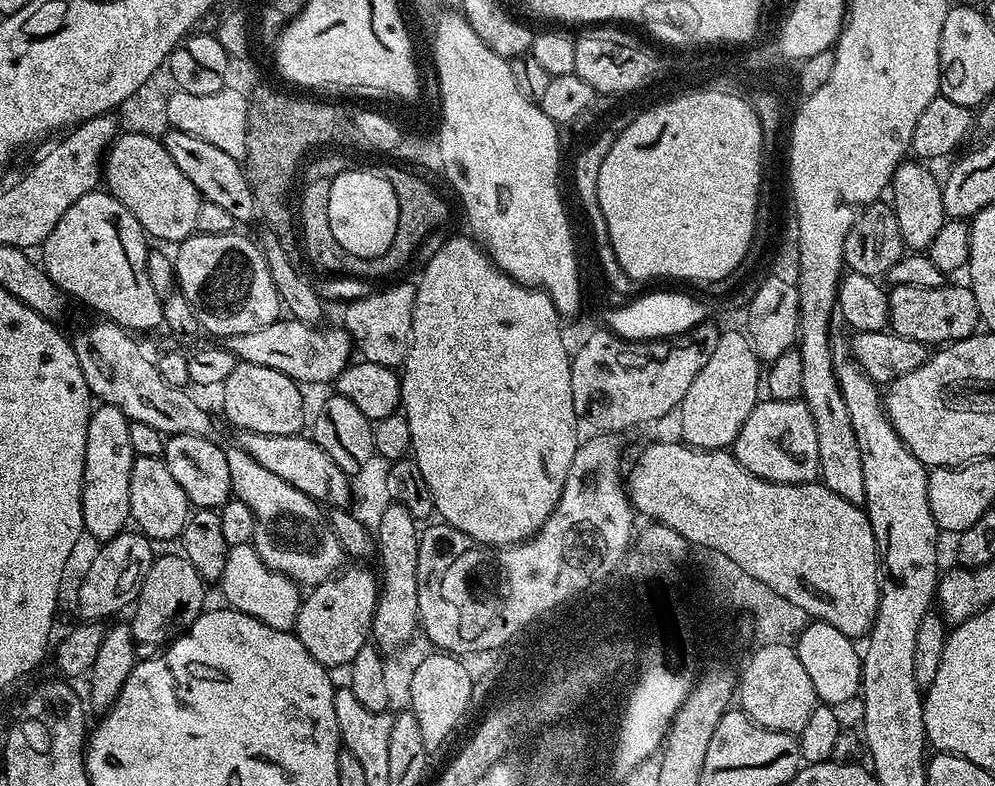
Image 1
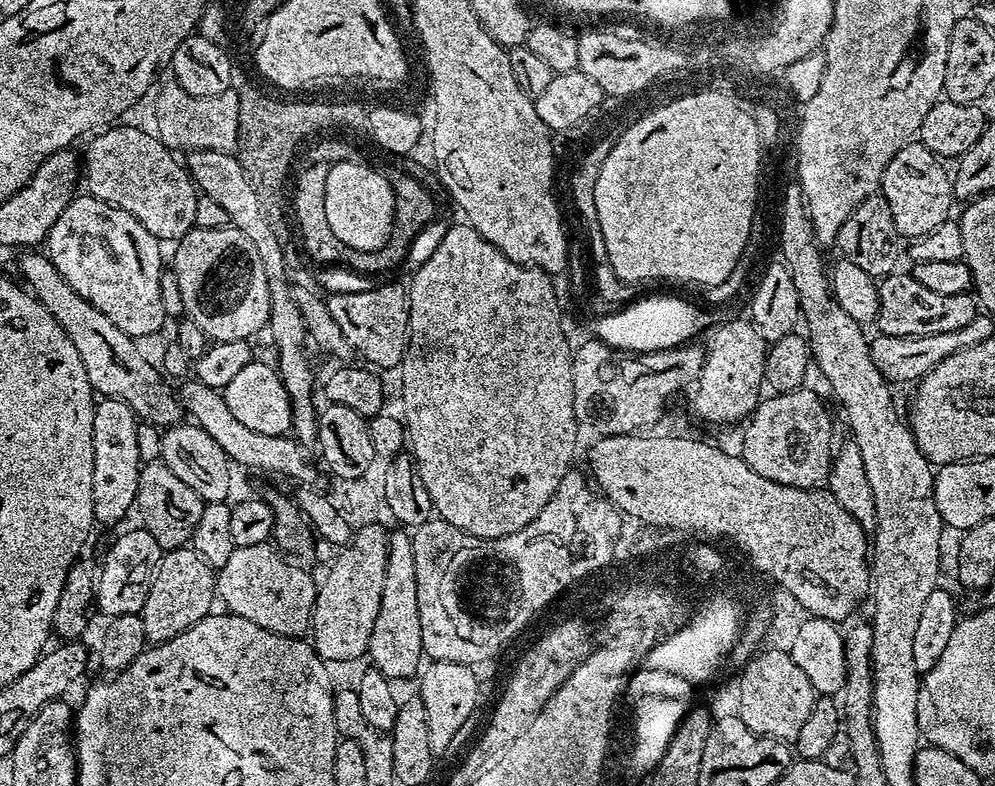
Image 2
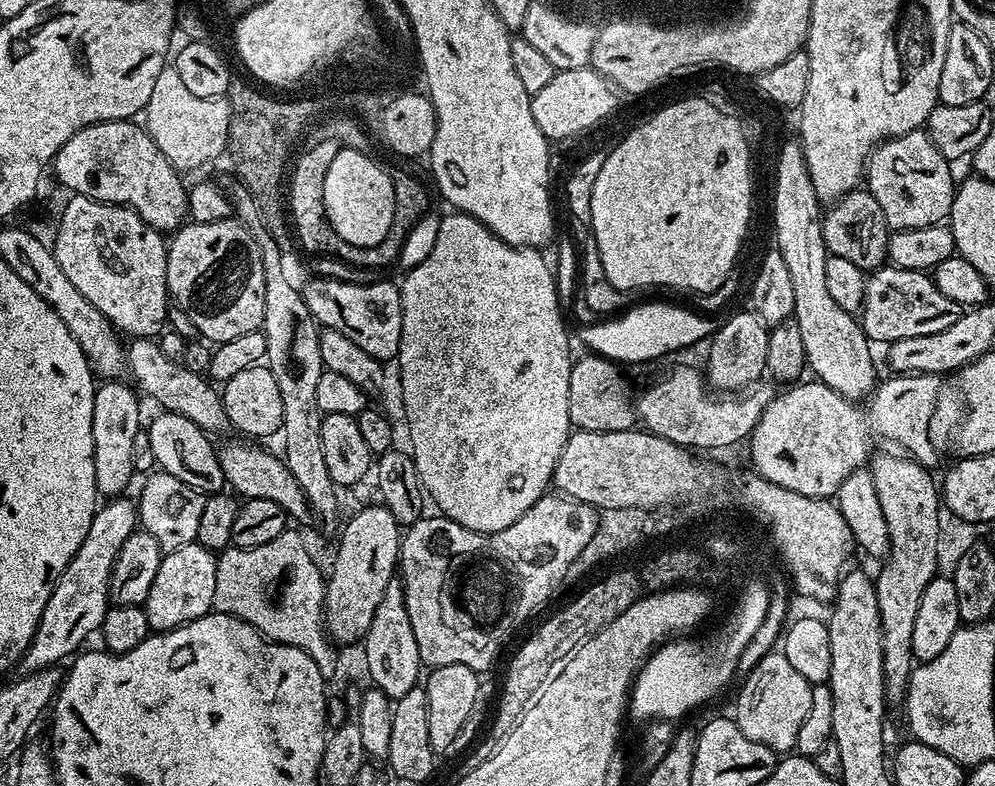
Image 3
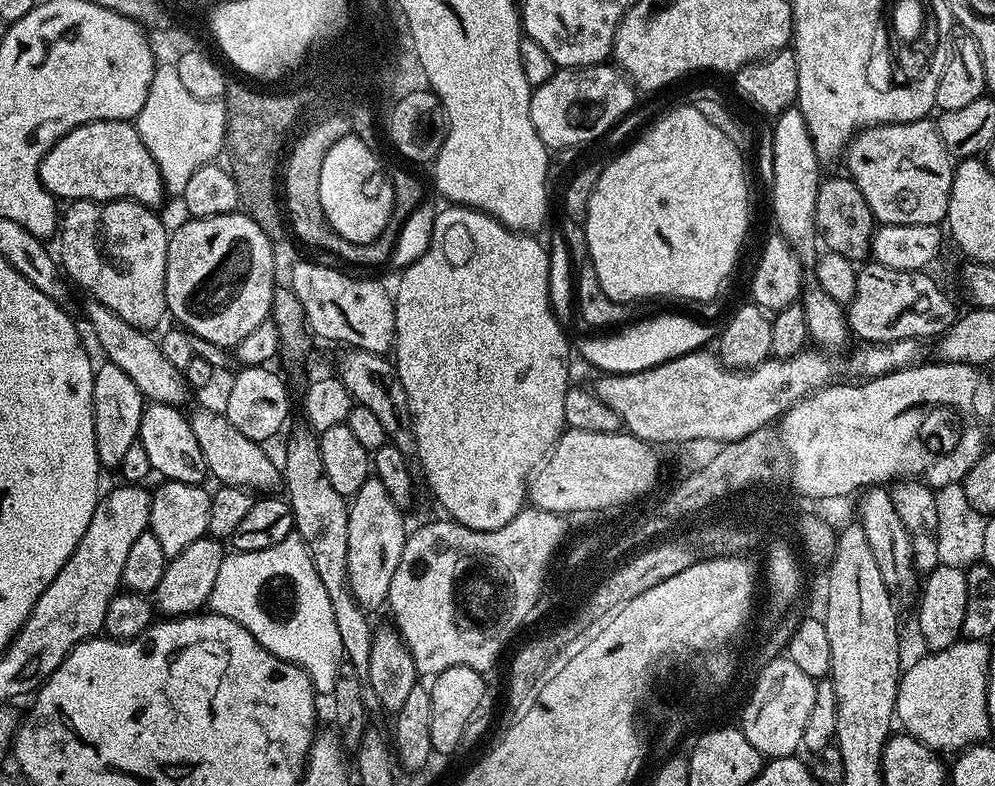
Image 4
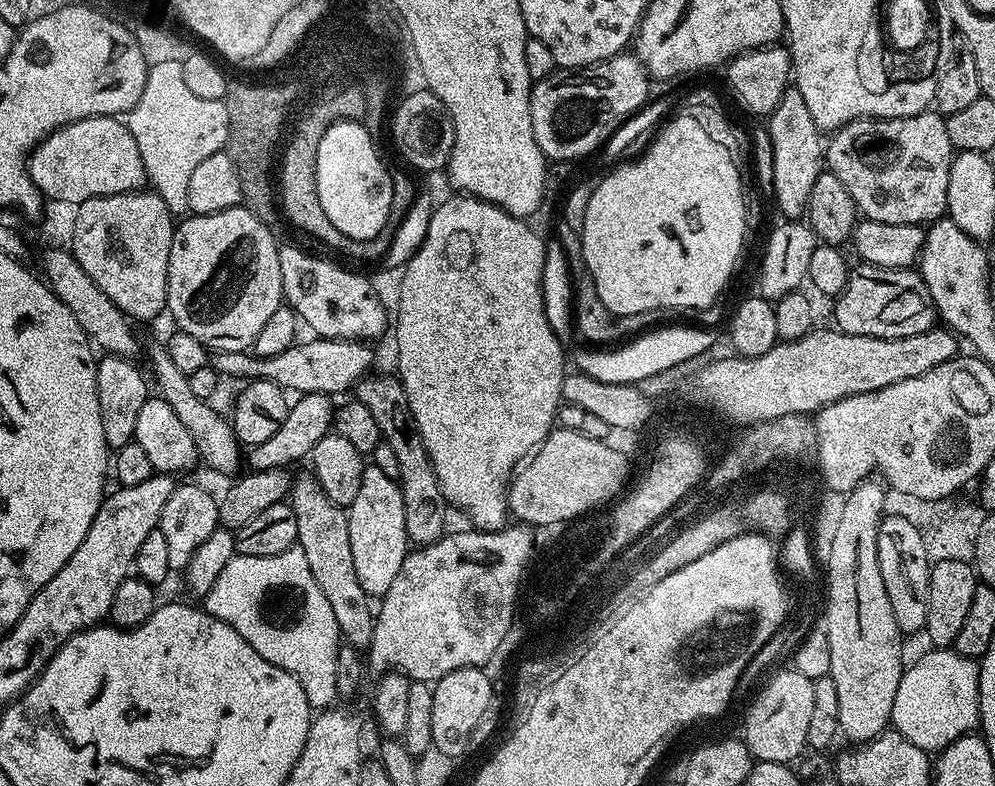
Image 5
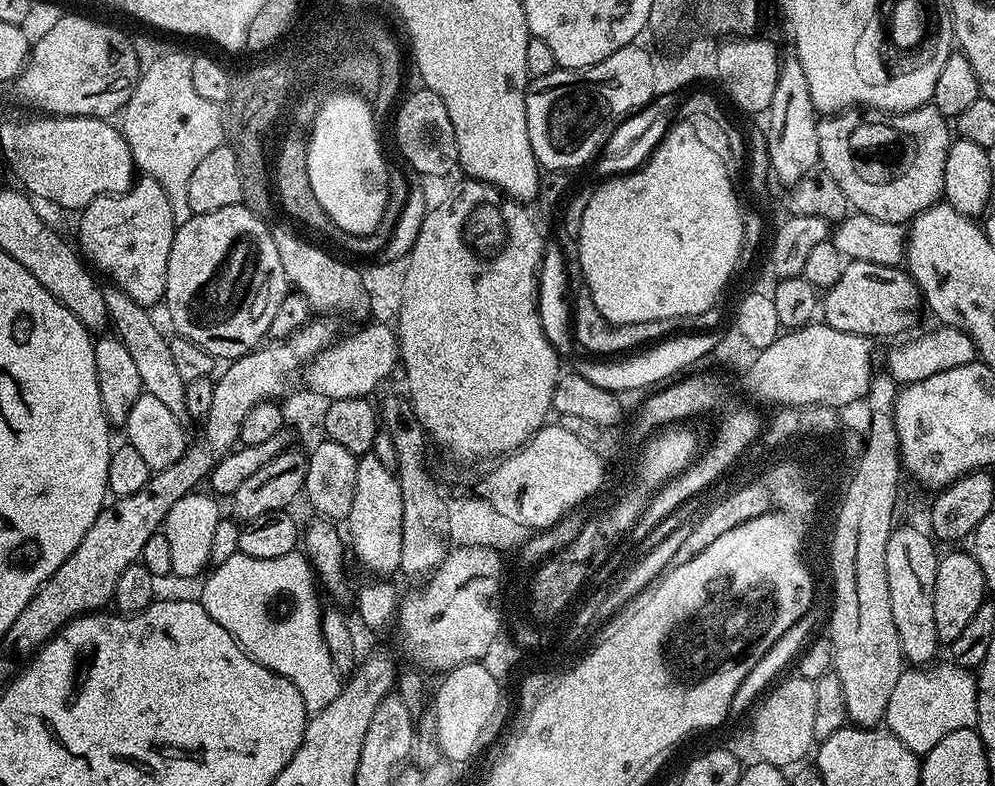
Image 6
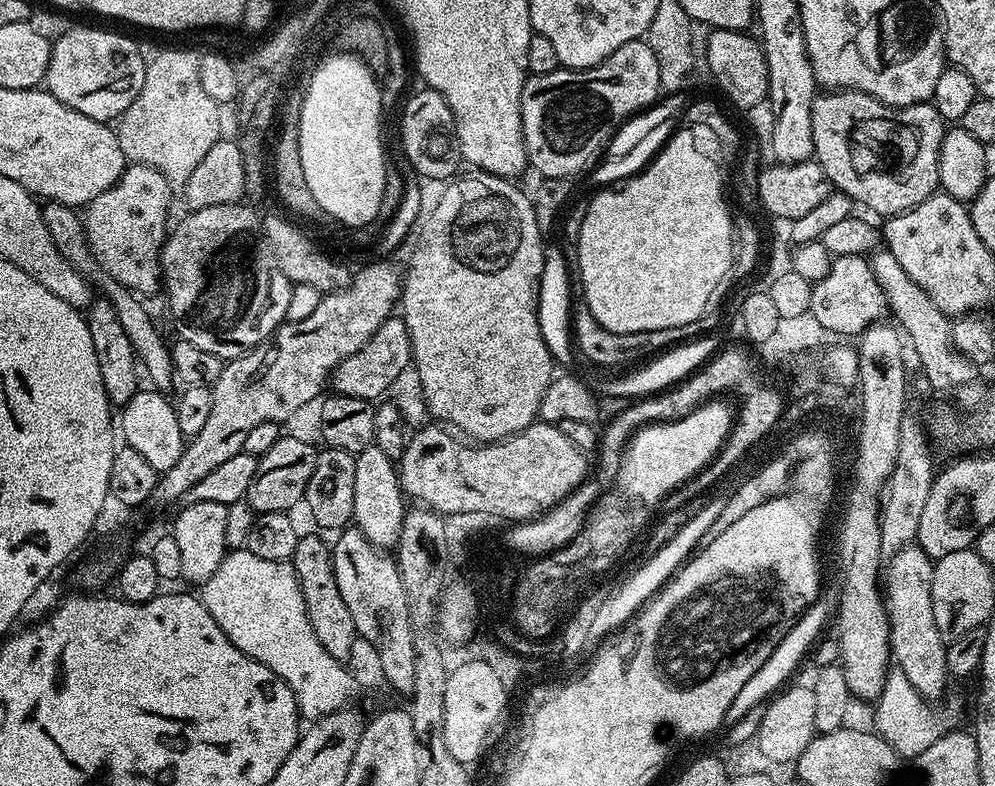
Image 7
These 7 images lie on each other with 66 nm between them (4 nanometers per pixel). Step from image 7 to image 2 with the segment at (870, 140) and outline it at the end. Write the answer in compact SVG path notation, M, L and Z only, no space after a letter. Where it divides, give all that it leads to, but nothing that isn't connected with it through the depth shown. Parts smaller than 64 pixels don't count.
M913 142L902 146L886 166L882 174L878 192L886 198L890 214L894 214L894 226L905 241L919 240L940 226L953 215L954 193L952 176L943 168L941 157L936 156L926 146Z

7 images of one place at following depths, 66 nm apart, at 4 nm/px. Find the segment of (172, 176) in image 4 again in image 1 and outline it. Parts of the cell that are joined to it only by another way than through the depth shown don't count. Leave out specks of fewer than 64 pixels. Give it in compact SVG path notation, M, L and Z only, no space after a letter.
M226 87L214 94L186 94L177 90L169 98L166 114L173 129L202 138L203 141L226 151L232 158L243 161L248 133L248 102L247 95Z

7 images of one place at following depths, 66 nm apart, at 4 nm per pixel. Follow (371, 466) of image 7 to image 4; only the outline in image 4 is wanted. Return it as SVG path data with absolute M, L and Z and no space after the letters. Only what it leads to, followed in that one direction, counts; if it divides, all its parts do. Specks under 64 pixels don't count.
M370 478L362 490L351 497L348 516L349 553L346 554L346 566L349 590L363 609L372 610L387 601L390 578L394 578L394 570L398 570L398 558L402 558L402 546L406 539L405 513L390 498L386 486L382 486L380 480Z

